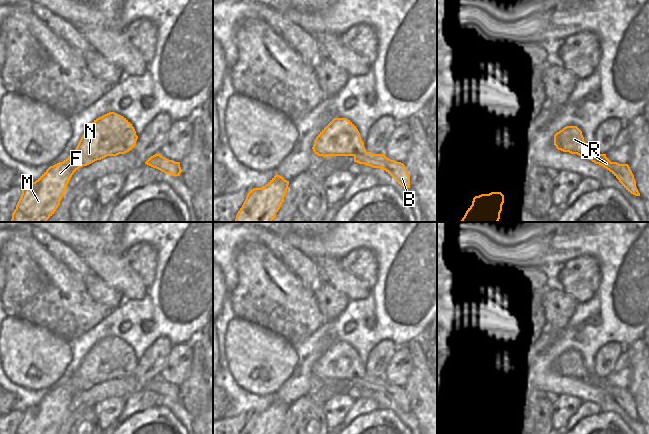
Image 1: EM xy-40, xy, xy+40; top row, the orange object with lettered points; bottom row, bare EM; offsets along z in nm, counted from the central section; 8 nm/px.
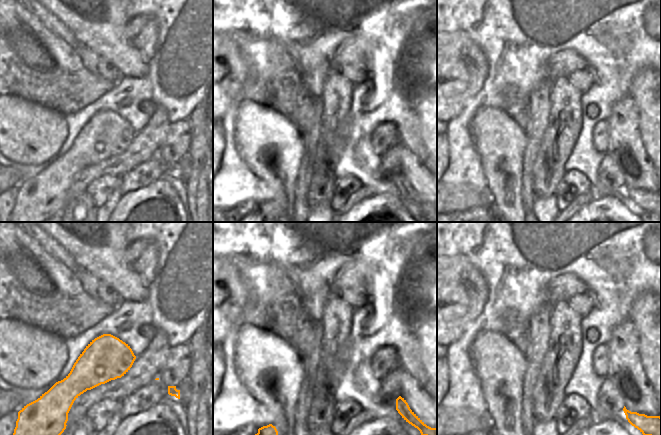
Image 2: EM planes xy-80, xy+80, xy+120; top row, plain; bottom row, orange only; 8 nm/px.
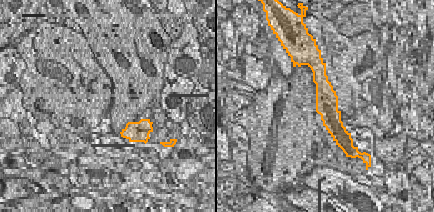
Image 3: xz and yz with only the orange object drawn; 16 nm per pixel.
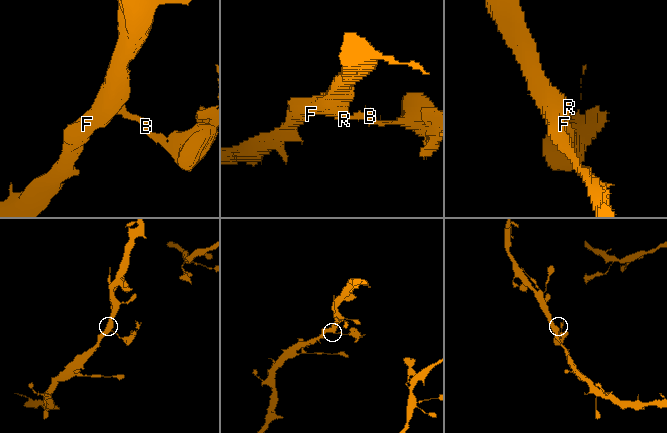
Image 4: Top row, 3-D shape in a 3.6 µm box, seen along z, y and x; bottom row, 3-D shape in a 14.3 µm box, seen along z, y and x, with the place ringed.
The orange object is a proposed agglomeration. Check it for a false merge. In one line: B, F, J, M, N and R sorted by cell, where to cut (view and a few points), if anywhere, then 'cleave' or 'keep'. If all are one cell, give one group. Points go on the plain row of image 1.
groups B J / F M N R; cut xy (366, 376), (362, 379), (354, 380); cleave

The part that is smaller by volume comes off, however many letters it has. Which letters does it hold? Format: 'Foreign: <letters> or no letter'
Foreign: B, J

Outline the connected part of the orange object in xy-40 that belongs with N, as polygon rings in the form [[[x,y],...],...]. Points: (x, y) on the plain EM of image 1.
[[[109,336],[97,342],[84,356],[76,373],[63,386],[50,390],[35,406],[22,412],[22,419],[15,434],[56,434],[72,399],[79,392],[107,380],[125,378],[134,372],[137,363],[134,351],[123,340]]]

